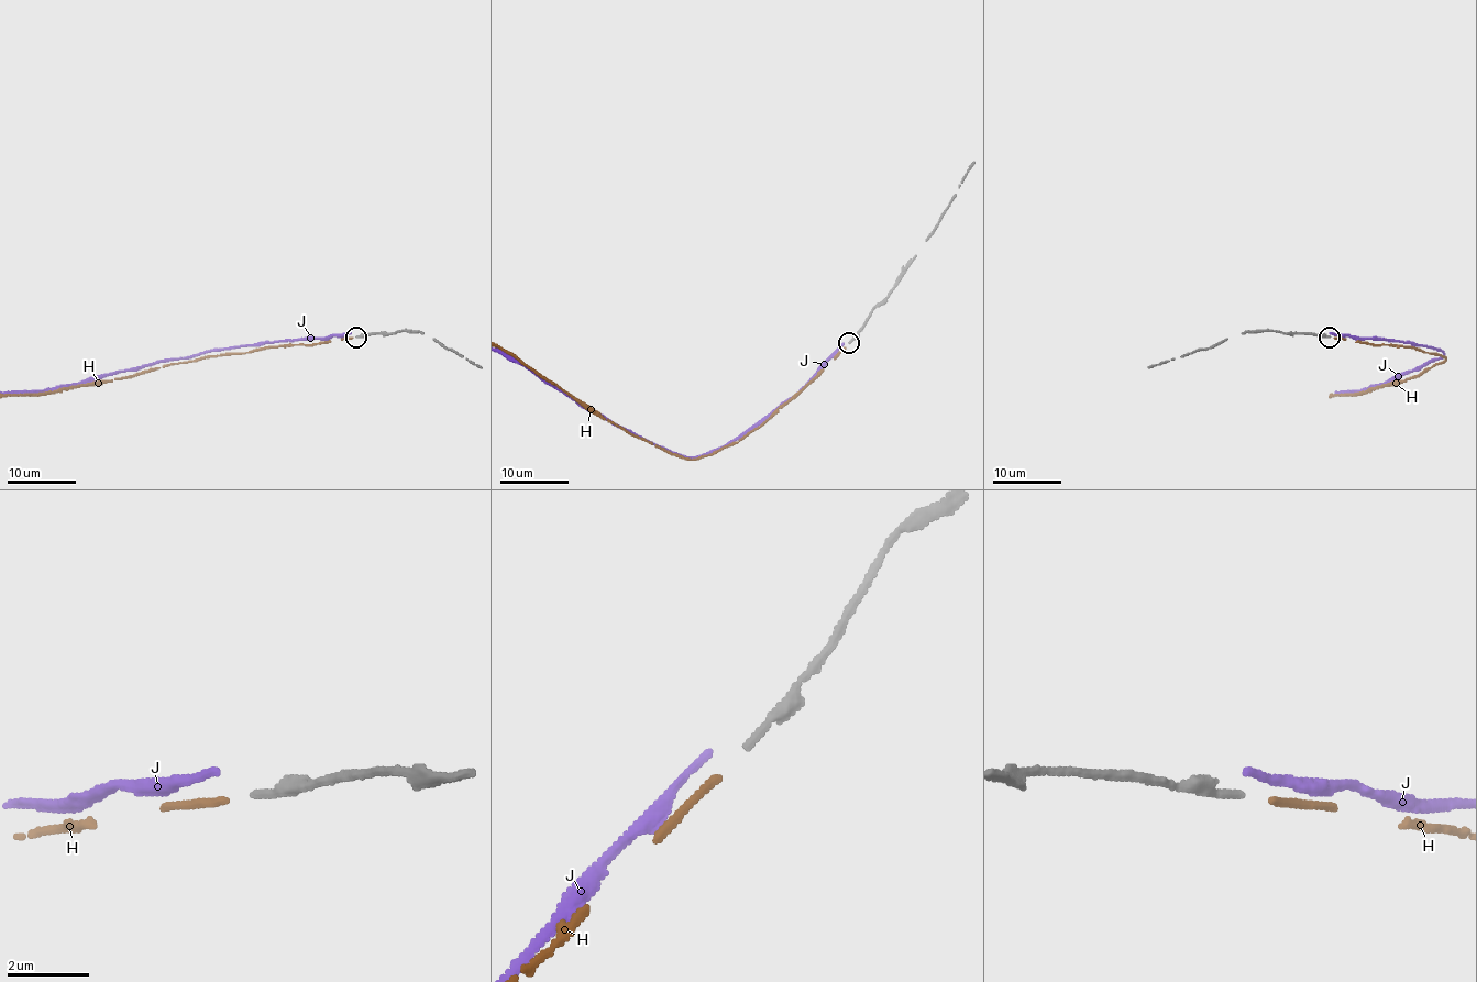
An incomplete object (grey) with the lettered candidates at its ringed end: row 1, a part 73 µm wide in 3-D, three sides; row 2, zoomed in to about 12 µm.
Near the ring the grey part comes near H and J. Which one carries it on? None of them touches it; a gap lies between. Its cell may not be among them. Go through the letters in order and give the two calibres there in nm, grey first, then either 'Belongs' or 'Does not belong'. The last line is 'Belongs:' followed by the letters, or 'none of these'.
H: Thickness 180 nm (grey) against 170 nm. Belongs
J: Thickness 180 nm (grey) against 170 nm. Does not belong
Belongs: H

